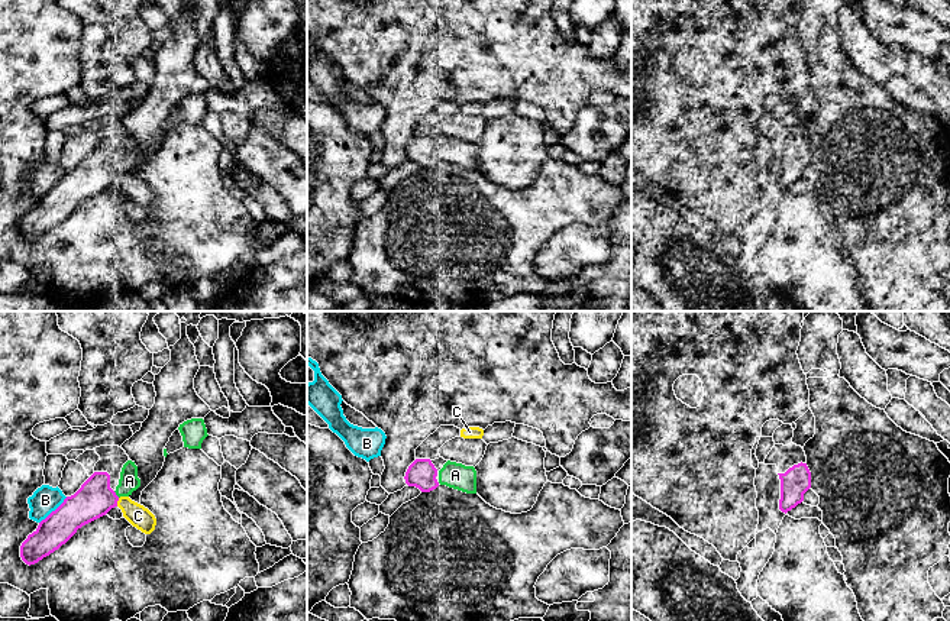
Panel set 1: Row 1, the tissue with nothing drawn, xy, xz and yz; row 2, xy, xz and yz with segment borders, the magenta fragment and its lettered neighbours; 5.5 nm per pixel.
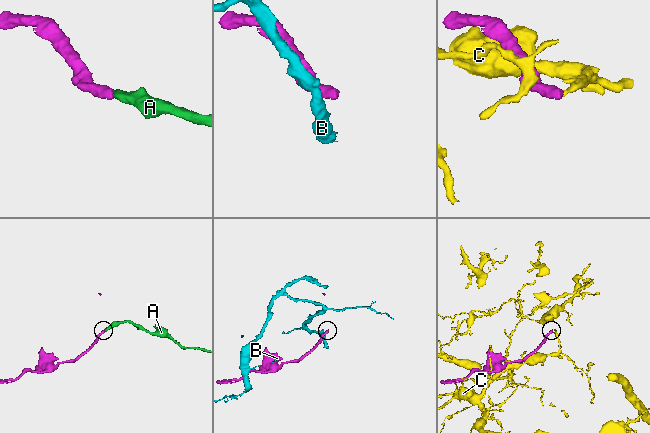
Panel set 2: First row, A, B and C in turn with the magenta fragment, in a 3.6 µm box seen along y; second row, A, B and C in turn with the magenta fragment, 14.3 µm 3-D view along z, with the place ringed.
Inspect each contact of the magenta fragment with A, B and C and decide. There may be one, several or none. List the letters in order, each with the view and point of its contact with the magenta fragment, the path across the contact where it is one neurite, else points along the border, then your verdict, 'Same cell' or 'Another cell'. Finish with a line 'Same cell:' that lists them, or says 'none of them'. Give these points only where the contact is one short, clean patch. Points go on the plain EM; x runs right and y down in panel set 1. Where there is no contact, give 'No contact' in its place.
A: Touches magenta at xy (115, 170). Same cell
B: Touches magenta at xy (52, 187). Boundary: xy (67, 172), (39, 199). Another cell
C: Touches magenta at xy (116, 178). Another cell
Same cell: A

